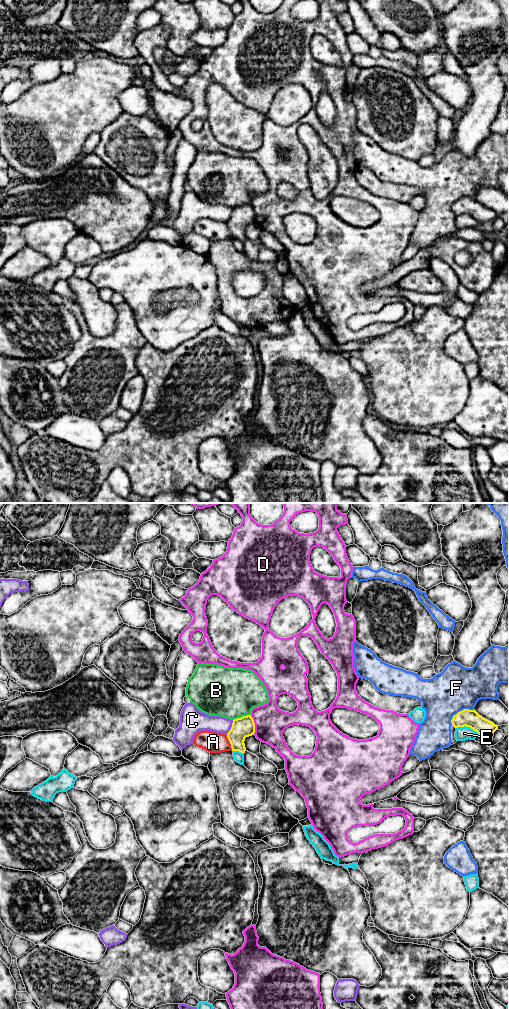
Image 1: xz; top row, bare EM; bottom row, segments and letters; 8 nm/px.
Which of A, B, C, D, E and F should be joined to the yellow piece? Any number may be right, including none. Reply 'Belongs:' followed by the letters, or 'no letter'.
Belongs: no letter

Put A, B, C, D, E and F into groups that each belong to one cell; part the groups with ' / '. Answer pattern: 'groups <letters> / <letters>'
groups A / B / C / D / E / F

